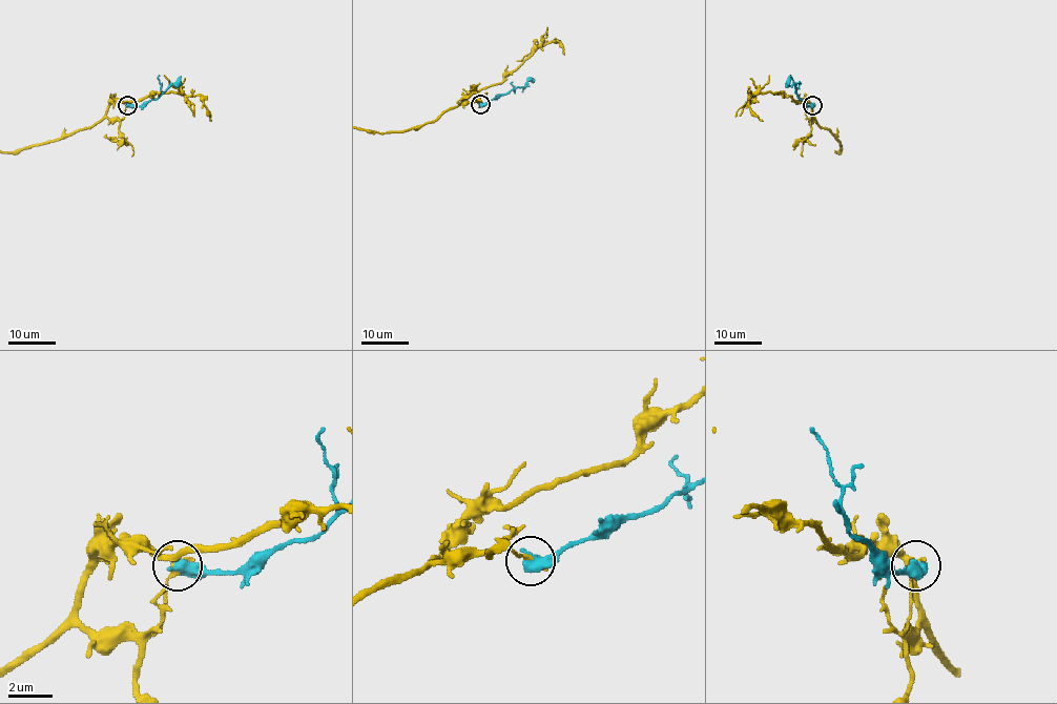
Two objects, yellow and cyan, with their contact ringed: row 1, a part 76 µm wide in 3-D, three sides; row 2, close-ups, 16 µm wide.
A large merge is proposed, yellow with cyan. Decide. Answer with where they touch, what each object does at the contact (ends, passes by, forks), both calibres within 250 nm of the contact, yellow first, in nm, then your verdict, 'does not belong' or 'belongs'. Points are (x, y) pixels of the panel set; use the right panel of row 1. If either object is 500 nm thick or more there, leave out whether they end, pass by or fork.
at (812, 105); 190 nm thick on the yellow side, 650 nm on the other; does not belong

